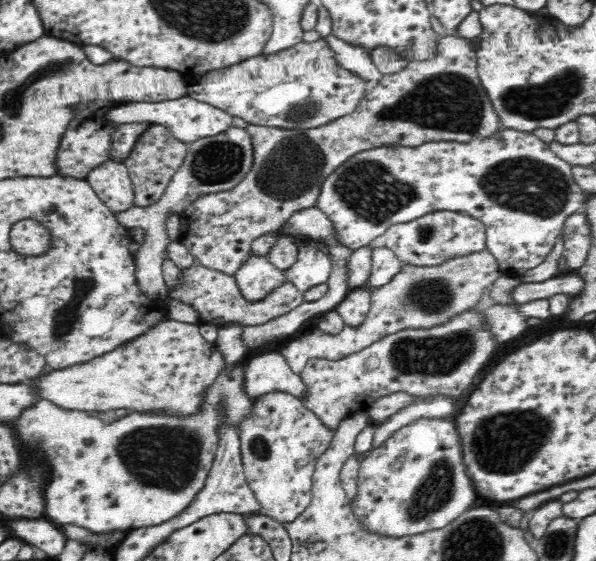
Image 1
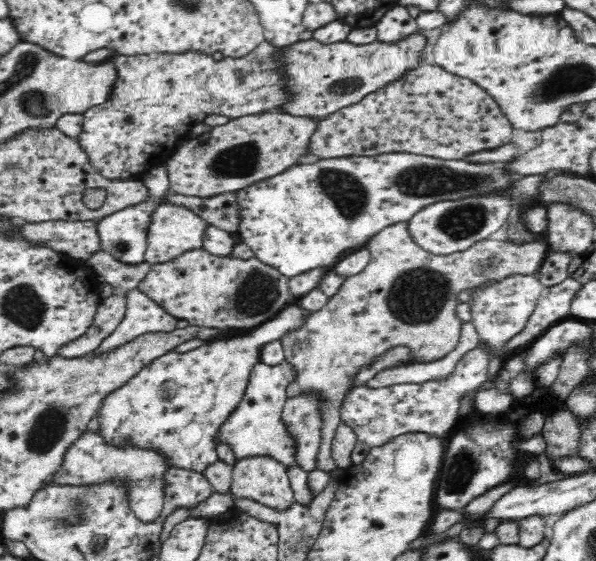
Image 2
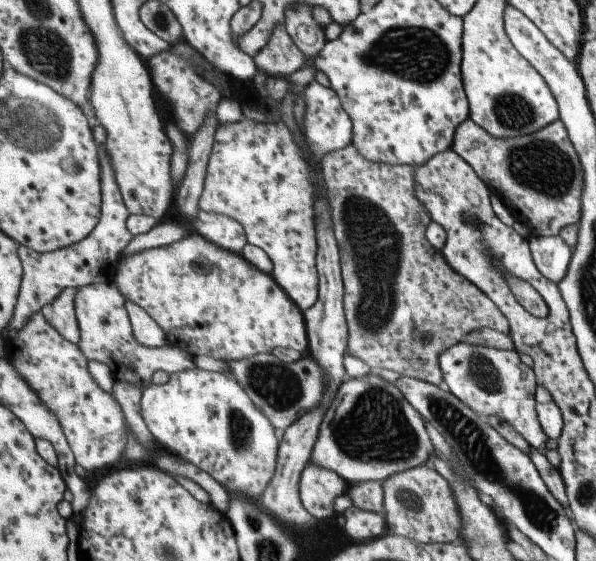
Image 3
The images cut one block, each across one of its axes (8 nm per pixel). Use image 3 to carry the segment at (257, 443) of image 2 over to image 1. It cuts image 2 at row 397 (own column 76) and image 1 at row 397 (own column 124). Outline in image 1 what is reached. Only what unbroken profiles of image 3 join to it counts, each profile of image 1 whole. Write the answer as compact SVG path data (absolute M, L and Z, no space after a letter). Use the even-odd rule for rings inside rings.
M240 361L235 365L223 368L217 374L218 376L212 380L212 384L204 392L201 392L199 409L185 415L166 413L166 411L130 411L128 416L119 419L98 420L89 412L66 410L55 406L55 404L48 403L47 400L38 400L34 404L26 405L15 419L6 423L11 428L11 434L17 440L22 457L28 459L28 461L35 460L37 464L41 464L45 468L45 479L43 480L43 489L41 490L41 495L43 496L43 517L50 520L50 522L72 524L82 529L88 529L92 533L104 533L114 530L134 530L142 527L156 526L177 515L183 508L186 508L187 504L190 504L190 501L195 497L195 494L200 490L208 476L218 448L220 428L222 426L229 426L229 428L239 430L242 422L254 412L256 398L248 395L246 389L246 368L248 368L248 361Z

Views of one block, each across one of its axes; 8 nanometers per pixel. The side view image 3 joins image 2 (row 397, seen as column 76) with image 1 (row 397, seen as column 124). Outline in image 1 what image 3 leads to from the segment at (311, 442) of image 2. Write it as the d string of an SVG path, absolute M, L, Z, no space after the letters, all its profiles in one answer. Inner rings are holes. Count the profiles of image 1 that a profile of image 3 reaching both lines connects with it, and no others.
M474 310L428 330L409 329L383 336L368 348L353 352L342 360L310 359L299 374L304 392L296 397L327 430L335 433L339 423L350 413L362 411L375 400L392 393L406 393L414 397L446 393L458 398L472 386L484 364L488 364L488 360L494 356L494 350L496 344L484 325L482 312Z

